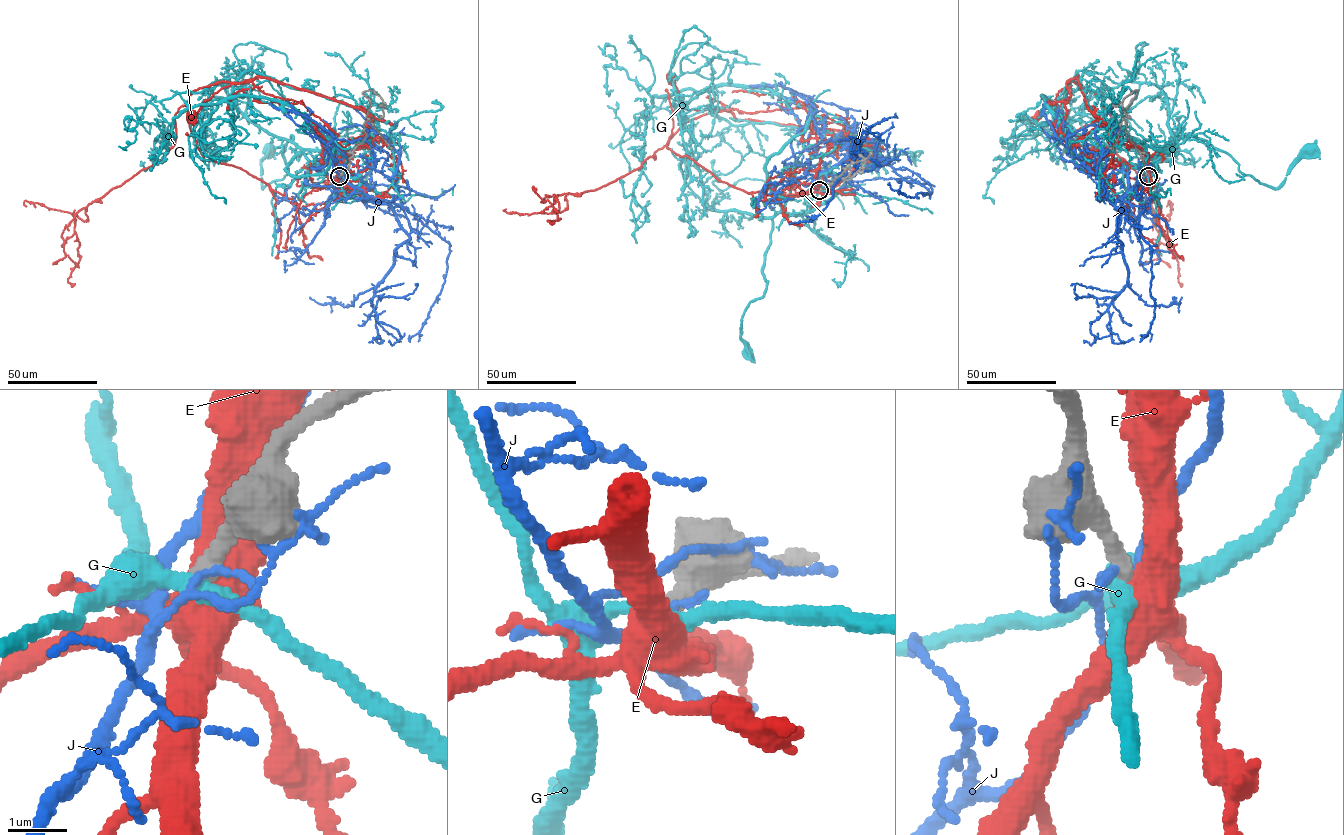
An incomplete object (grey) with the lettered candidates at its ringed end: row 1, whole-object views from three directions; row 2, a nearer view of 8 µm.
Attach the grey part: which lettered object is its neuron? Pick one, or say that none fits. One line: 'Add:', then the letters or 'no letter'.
Add: no letter

